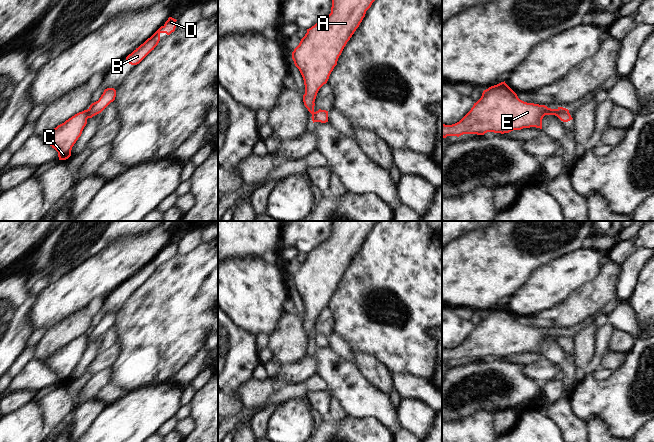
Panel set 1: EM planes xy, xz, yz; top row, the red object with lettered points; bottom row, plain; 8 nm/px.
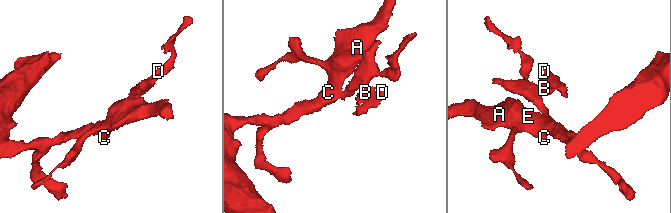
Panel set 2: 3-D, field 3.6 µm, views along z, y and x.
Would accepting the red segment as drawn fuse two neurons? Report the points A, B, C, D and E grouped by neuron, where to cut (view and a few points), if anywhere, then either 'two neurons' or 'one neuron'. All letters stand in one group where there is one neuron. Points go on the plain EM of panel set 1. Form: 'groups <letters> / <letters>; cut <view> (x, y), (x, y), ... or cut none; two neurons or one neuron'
groups A C E / B D; cut xy (87, 333), (88, 341); two neurons

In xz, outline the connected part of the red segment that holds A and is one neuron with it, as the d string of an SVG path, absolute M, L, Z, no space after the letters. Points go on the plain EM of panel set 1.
M332 221L331 237L307 253L292 283L305 309L303 326L314 337L319 313L327 307L347 266L378 221Z

